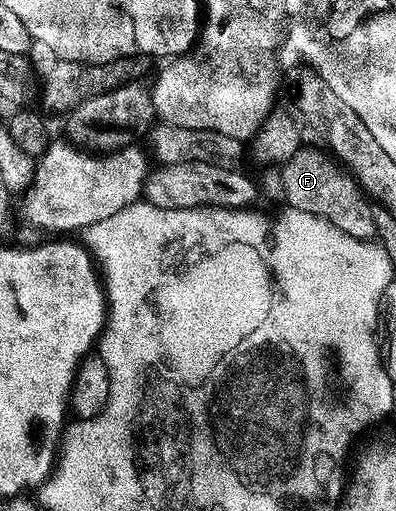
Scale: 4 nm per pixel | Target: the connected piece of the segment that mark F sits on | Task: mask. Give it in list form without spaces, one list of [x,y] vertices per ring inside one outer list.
[[[300,147],[293,156],[283,162],[283,174],[280,175],[279,181],[283,184],[283,197],[288,201],[286,204],[302,213],[317,215],[333,223],[333,227],[341,227],[341,231],[349,235],[366,238],[373,217],[372,214],[363,213],[368,205],[364,194],[355,184],[354,177],[344,172],[322,148],[319,149]]]

